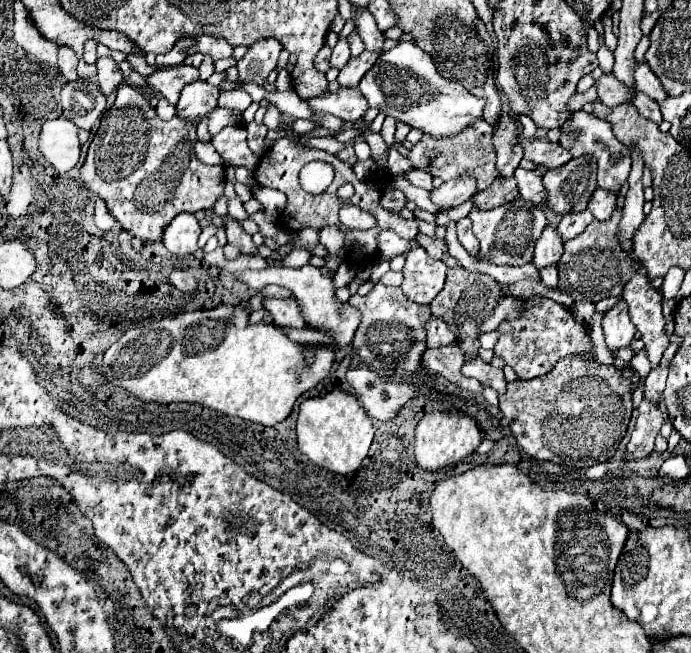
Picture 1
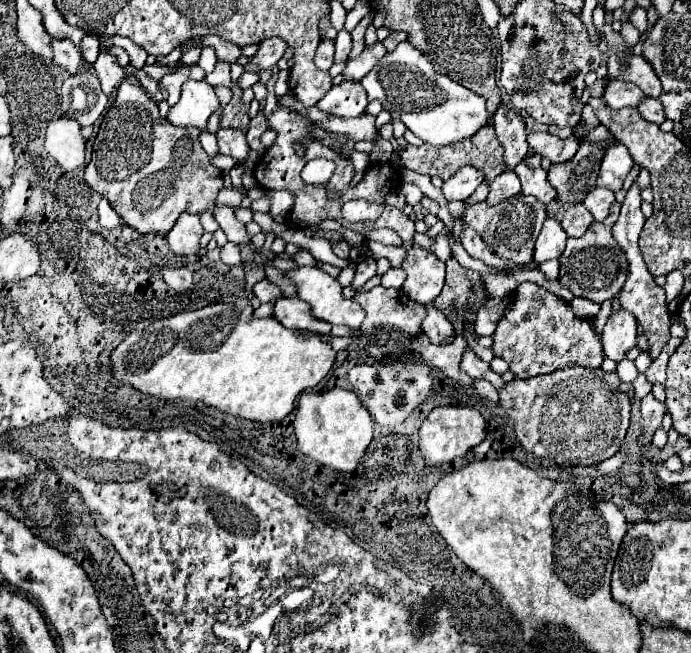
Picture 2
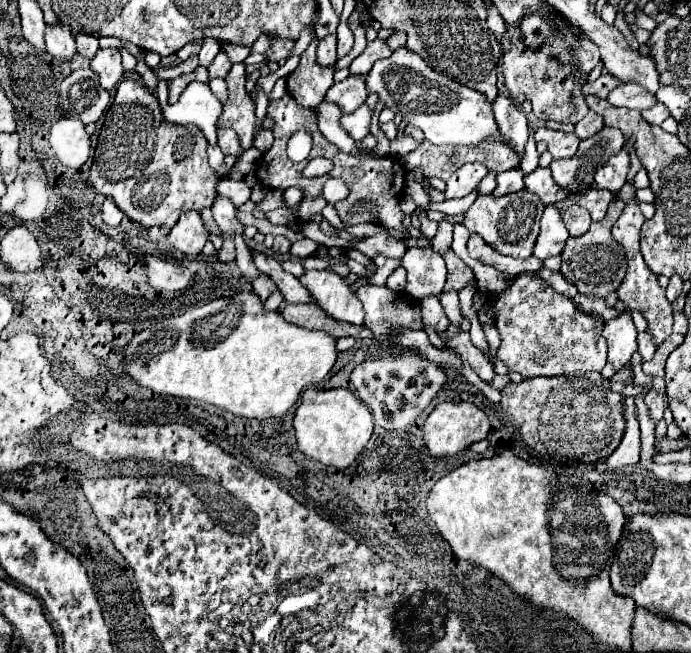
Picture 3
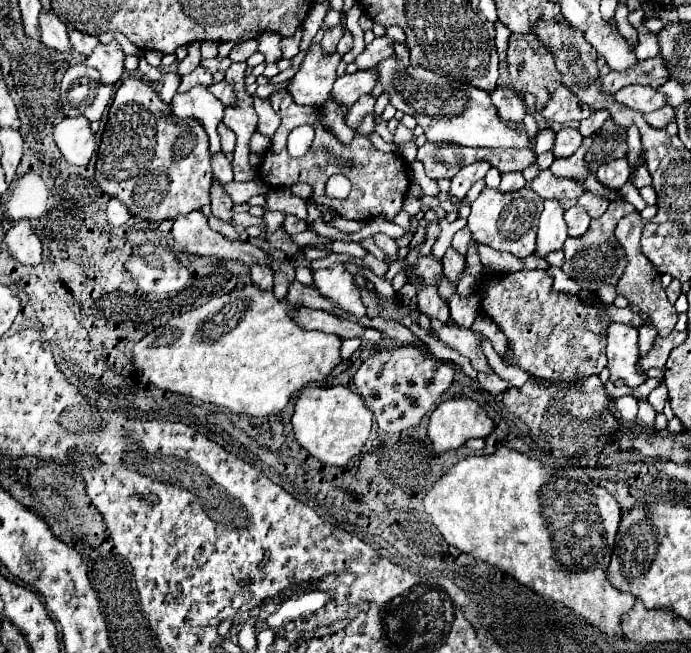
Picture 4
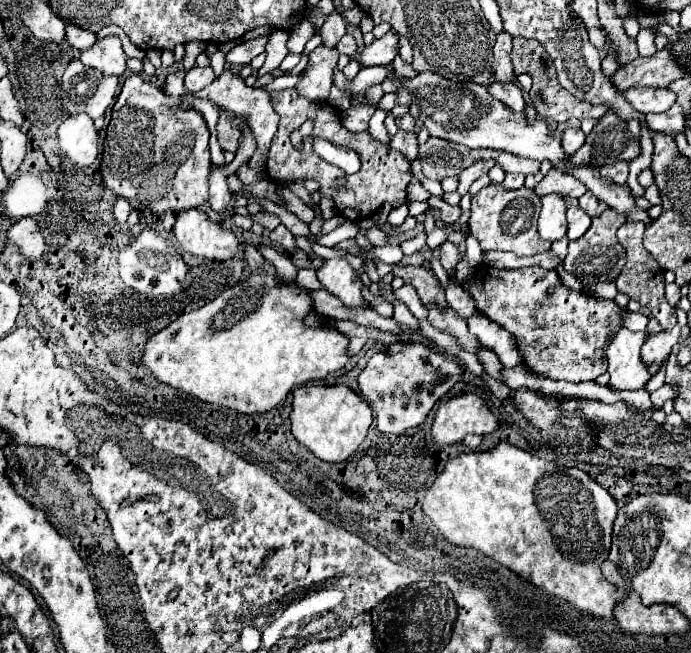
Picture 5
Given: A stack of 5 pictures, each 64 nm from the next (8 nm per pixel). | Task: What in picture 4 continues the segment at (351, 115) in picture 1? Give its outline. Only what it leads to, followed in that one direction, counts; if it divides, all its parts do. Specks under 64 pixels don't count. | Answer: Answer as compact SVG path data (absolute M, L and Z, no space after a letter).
M364 70L364 72L354 72L354 74L344 74L334 82L334 88L330 92L330 98L338 102L344 108L354 106L360 96L370 94L370 90L376 84L376 72L374 70Z

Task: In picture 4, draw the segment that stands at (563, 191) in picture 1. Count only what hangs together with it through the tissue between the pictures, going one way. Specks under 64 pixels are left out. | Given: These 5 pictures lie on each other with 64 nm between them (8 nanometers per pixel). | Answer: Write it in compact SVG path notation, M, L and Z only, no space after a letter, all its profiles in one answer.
M608 118L596 134L584 138L580 148L570 158L554 160L550 170L556 178L572 178L576 182L584 182L586 176L596 174L604 162L622 158L626 154L626 130Z

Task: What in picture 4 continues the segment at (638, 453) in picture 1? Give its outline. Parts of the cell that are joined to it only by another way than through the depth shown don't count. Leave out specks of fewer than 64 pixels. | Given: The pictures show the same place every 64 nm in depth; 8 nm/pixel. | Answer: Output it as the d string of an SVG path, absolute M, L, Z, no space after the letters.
M660 384L656 390L652 390L652 392L650 392L648 402L650 402L650 404L652 404L652 408L660 414L660 412L662 412L662 408L664 408L666 398L668 398L668 390L666 390L666 386L664 386L664 384Z

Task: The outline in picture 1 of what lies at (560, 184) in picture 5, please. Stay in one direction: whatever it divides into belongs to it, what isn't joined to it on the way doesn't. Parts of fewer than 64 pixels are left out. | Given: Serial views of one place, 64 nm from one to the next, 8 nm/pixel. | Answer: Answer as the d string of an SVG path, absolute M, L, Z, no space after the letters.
M516 168L514 172L514 180L518 184L518 190L520 190L520 196L528 202L532 202L534 206L540 206L544 204L544 198L546 198L546 190L542 186L542 178L538 174L534 174L532 170L522 170L522 168Z

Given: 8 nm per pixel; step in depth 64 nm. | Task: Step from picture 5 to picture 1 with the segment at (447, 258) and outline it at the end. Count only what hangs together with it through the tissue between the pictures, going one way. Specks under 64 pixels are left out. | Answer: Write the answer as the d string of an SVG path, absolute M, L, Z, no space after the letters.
M450 268L444 288L432 300L432 304L430 304L432 316L444 320L446 326L456 334L456 338L460 338L458 344L464 350L464 360L466 362L474 360L478 356L480 322L484 322L488 316L492 316L494 306L500 302L500 298L504 298L504 294L502 294L500 286L496 284L496 280L492 276L474 274L474 272L464 270L464 268Z

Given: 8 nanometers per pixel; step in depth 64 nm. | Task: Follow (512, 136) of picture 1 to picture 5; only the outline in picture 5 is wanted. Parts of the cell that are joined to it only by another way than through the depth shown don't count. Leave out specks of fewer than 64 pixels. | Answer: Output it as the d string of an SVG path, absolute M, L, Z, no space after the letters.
M494 82L492 86L488 86L488 92L492 98L496 98L498 102L502 102L506 108L510 108L514 114L522 114L526 108L522 90L516 84L502 84L502 82Z

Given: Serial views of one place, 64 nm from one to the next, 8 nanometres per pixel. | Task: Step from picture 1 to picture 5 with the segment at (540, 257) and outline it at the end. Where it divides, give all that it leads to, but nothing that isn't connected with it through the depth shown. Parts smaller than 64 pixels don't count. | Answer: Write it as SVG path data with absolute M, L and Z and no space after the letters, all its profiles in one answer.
M558 194L542 196L542 212L538 218L538 234L546 242L558 242L566 236L566 204Z

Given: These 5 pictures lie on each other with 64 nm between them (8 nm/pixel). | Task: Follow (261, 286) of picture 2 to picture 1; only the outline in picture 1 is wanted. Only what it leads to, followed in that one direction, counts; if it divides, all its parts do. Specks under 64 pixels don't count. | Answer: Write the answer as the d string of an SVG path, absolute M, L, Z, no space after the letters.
M266 286L260 290L260 294L262 298L268 298L268 296L270 298L294 298L288 288L280 288L280 286Z

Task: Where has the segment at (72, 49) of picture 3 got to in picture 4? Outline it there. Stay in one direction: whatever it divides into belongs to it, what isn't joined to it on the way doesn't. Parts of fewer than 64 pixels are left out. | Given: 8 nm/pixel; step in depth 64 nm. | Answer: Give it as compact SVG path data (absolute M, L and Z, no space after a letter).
M44 10L40 12L40 34L42 34L44 46L48 46L56 52L72 50L72 42L68 38L68 28L56 14L52 14L52 12L44 14Z

